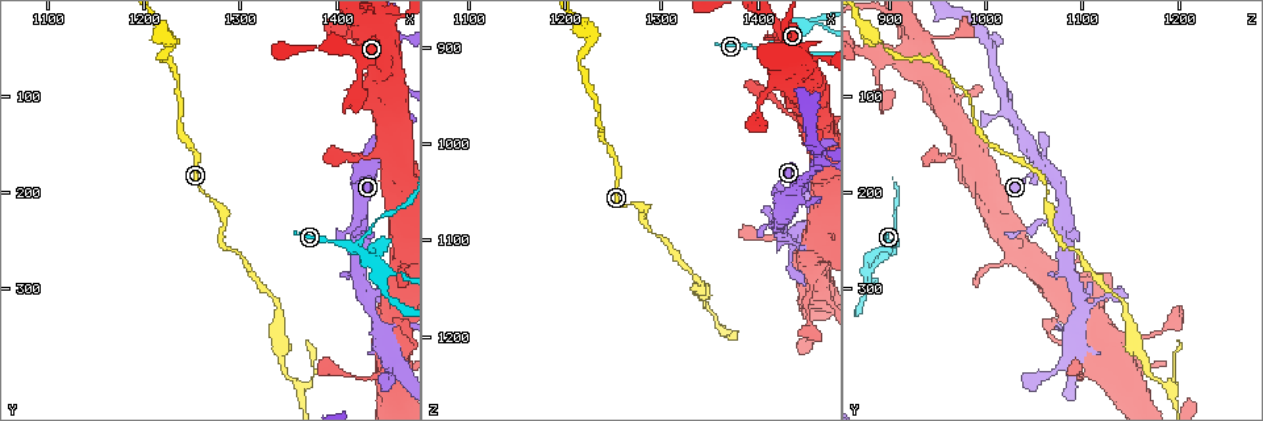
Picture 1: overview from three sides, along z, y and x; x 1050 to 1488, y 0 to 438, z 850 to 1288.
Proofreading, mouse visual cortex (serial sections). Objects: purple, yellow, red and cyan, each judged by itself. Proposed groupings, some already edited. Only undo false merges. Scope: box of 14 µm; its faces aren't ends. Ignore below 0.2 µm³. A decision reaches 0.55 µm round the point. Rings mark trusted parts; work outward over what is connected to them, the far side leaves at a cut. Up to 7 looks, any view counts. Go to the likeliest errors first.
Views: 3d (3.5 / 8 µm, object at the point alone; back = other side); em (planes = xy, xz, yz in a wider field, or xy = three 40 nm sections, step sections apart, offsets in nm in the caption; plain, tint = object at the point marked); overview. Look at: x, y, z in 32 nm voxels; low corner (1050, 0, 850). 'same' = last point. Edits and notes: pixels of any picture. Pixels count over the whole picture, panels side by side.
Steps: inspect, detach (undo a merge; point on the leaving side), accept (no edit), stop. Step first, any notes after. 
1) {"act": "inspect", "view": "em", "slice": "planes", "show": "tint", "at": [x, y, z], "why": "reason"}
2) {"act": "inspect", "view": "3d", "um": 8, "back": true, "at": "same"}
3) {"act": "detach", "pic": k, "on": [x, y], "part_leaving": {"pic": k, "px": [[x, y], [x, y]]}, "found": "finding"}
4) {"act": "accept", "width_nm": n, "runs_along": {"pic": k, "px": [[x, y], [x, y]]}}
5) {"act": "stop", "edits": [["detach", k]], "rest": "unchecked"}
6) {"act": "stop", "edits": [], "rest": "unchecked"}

{"act": "inspect", "view": "3d", "um": 3.5, "at": [1465, 100, 1020], "why": "thin neck"}

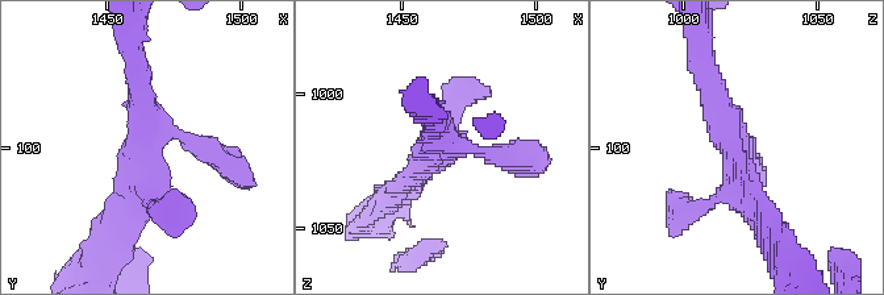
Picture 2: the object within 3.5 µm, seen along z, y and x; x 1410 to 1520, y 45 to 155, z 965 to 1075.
{"act": "inspect", "view": "em", "slice": "xy", "step": 3, "show": "tint", "at": [1466, 98, 1019], "why": "need the tissue"}

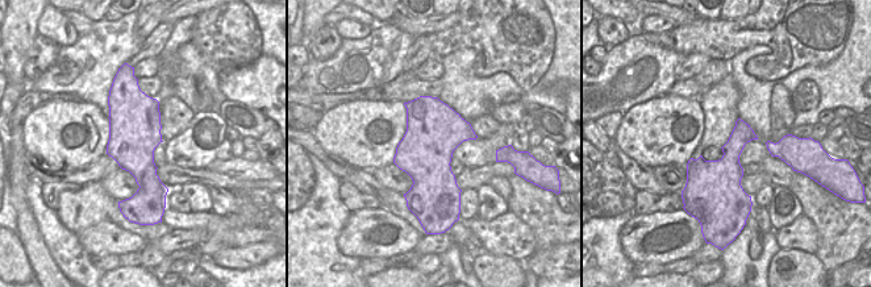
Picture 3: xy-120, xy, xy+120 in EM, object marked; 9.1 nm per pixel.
{"act": "accept", "runs_along": {"pic": 2, "px": [[762, 215], [734, 179], [701, 66]]}, "found": "all the same cell"}

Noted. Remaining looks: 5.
{"act": "inspect", "view": "3d", "um": 8, "at": [1445, 340, 1090], "why": "sharp bend"}

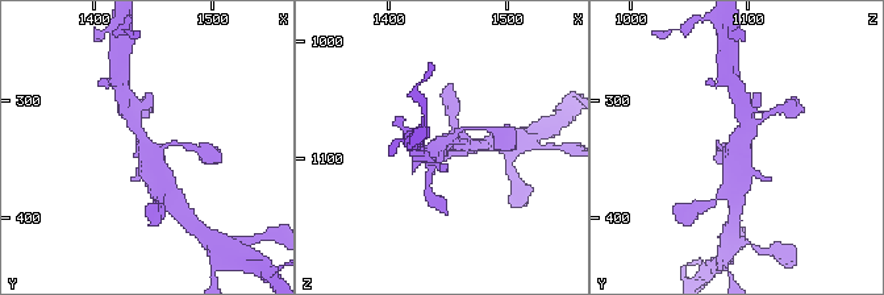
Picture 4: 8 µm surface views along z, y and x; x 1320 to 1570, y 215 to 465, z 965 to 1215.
{"act": "inspect", "view": "em", "slice": "xy", "step": 5, "show": "tint", "at": [1442, 342, 1088], "why": "now the EM"}

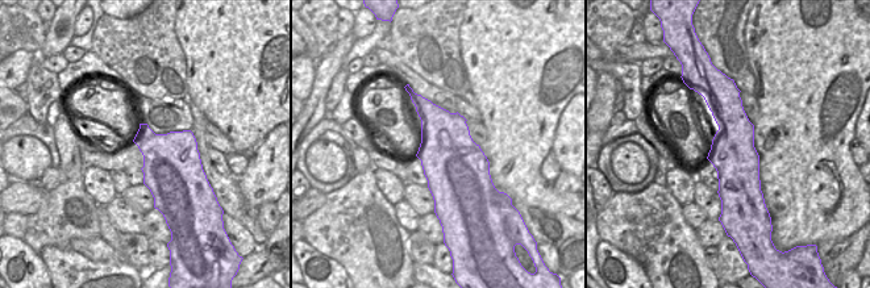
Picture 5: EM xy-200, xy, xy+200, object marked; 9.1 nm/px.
{"act": "accept", "runs_along": {"pic": 4, "px": [[133, 119], [158, 186]]}, "found": "all the same cell"}

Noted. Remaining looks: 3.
{"act": "inspect", "view": "em", "slice": "xy", "step": 5, "show": "tint", "at": [1275, 210, 1065], "why": "calibre changes"}

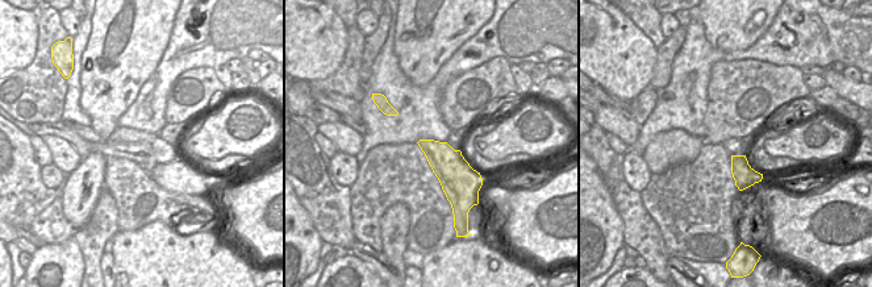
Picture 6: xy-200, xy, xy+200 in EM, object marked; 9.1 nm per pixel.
{"act": "inspect", "view": "3d", "um": 3.5, "at": "same"}

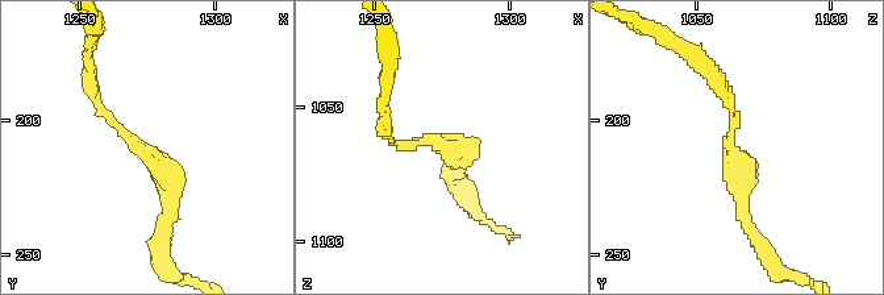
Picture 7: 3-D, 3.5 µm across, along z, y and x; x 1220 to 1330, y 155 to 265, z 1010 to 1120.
{"act": "accept", "arm_widths_nm": [150, 200], "runs_along": {"pic": 7, "px": [[88, 80], [96, 108], [169, 178], [165, 221]]}, "found": "continuous, no second cell"}

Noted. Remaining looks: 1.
{"act": "stop", "edits": [], "rest": "unchecked"}

